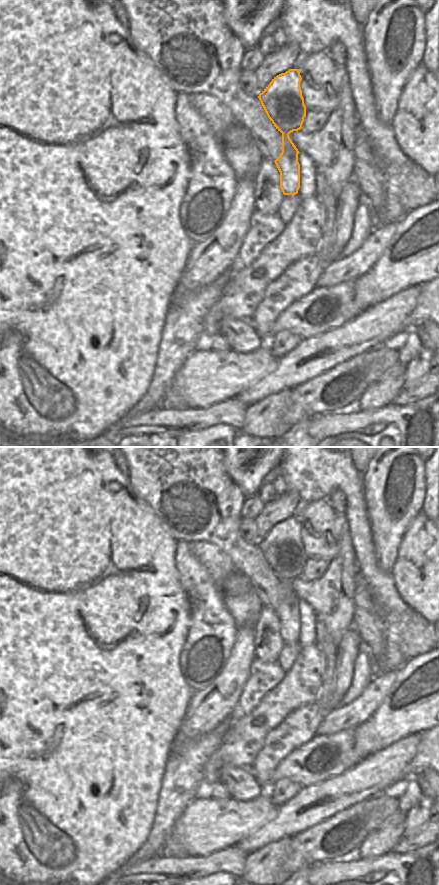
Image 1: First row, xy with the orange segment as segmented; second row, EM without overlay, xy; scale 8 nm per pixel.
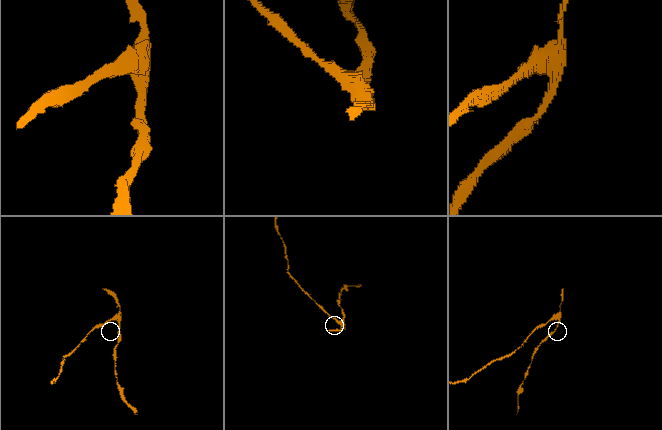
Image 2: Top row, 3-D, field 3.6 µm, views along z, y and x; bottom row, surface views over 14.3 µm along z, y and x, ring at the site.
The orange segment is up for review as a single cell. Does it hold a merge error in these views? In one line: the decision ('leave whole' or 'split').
split

